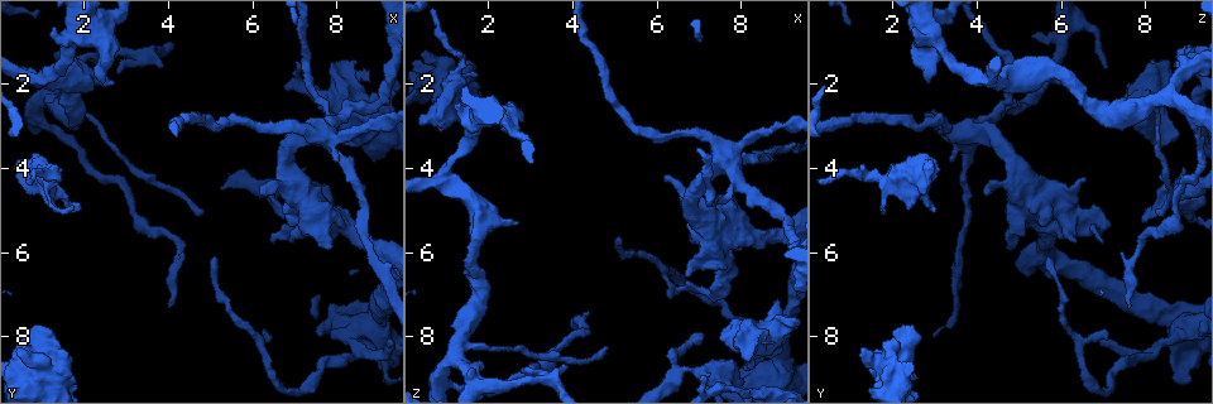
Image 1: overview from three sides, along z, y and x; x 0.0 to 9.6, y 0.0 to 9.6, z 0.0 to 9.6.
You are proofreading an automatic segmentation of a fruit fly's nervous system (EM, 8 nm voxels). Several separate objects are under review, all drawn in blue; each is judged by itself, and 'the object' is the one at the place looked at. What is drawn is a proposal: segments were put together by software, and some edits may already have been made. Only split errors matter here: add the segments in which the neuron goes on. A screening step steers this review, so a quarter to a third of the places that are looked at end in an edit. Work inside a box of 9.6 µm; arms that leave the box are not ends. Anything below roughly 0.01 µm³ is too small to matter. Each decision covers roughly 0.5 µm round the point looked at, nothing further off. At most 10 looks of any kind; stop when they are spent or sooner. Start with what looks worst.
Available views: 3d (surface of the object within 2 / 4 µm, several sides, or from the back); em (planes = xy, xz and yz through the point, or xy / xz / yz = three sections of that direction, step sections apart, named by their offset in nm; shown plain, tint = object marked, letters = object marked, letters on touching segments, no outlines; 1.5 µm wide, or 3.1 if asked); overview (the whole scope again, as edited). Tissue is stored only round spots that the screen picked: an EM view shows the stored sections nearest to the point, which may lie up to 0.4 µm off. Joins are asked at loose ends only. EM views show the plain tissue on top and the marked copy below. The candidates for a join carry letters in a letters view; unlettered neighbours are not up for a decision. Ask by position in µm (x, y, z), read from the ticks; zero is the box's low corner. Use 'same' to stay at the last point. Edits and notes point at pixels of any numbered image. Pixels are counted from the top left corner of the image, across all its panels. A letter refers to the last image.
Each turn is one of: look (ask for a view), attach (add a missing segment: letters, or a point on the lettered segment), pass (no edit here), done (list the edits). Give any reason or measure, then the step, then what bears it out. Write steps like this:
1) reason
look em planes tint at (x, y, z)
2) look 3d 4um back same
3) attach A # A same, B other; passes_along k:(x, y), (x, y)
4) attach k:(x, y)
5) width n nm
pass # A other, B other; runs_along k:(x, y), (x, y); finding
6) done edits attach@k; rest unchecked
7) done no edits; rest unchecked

end of a long branch
look 3d 2um at (7.15, 1.60, 8.95)

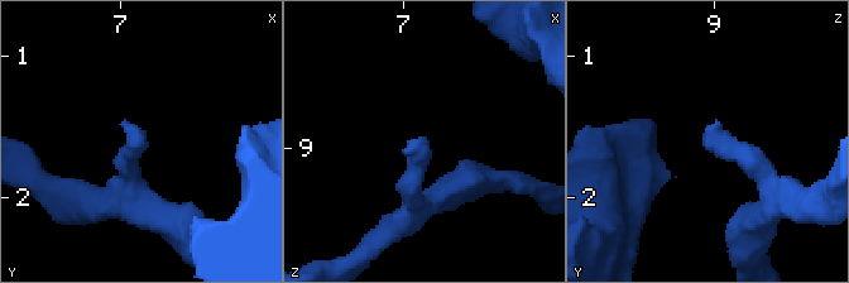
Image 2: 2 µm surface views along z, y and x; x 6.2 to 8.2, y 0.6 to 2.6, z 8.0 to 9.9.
look em xz step 8 tint at (7.14, 1.62, 8.92)

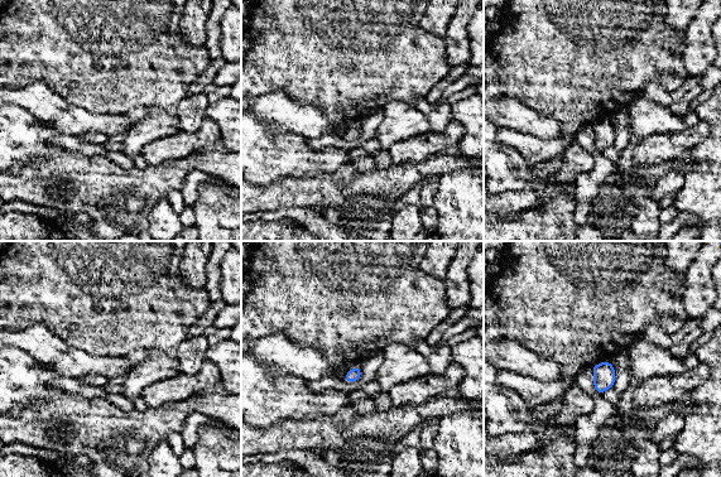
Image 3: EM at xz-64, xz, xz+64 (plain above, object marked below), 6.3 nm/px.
look em planes letters same

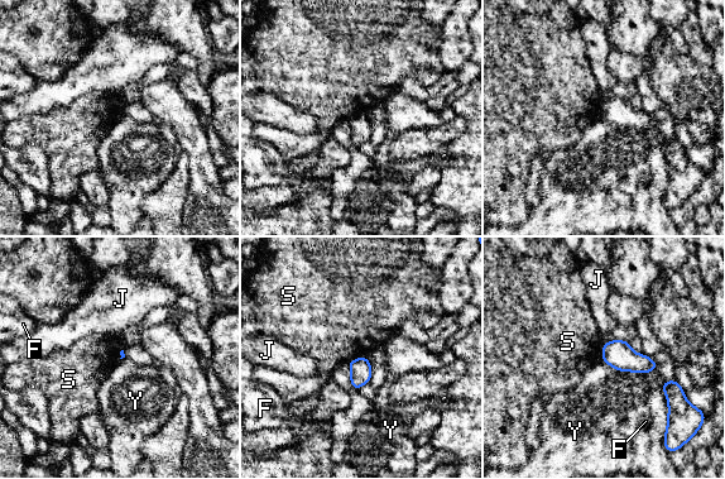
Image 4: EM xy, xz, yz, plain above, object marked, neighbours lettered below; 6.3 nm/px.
longest_contact Y 380 nm
pass # F other, J other, S other, Y other; no lettered segment goes on from it

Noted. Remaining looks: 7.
tapers out
look 3d 2um at (7.05, 5.15, 7.90)

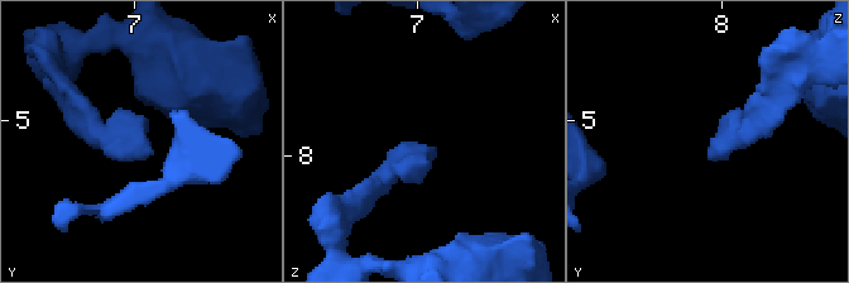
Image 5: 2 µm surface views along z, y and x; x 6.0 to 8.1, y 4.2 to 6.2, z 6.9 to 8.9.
shape alone is not enough
look em xz step 4 tint at (7.12, 5.20, 7.94)

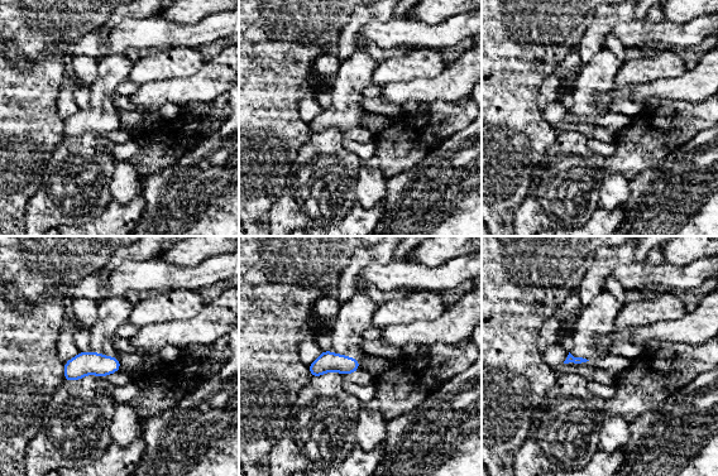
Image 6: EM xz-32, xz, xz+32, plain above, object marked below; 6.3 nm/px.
look em planes letters same

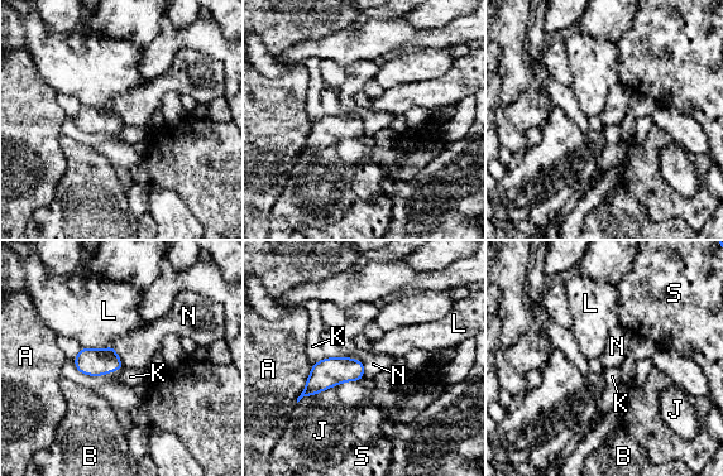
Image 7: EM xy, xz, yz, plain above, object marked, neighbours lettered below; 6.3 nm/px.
pass # A other, B other, J other, K other, L other, N other, S other; border 7:(111, 346), (124, 366); none of them fits

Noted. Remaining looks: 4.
look em xy step 4 letters at (0.85, 7.80, 2.45)

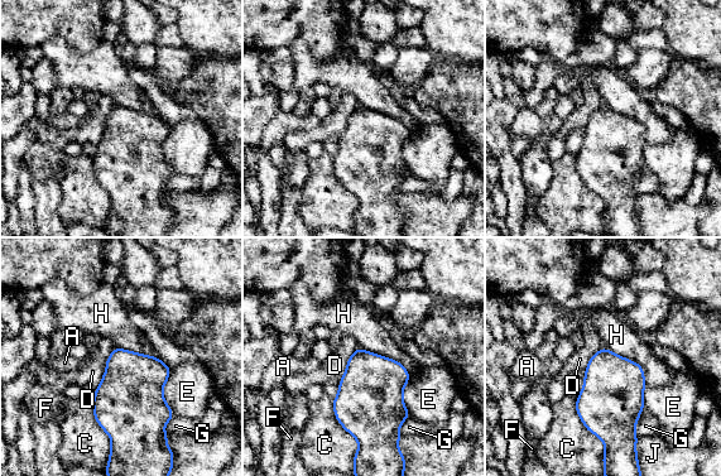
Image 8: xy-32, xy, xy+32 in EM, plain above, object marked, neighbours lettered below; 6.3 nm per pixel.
look em planes letters same

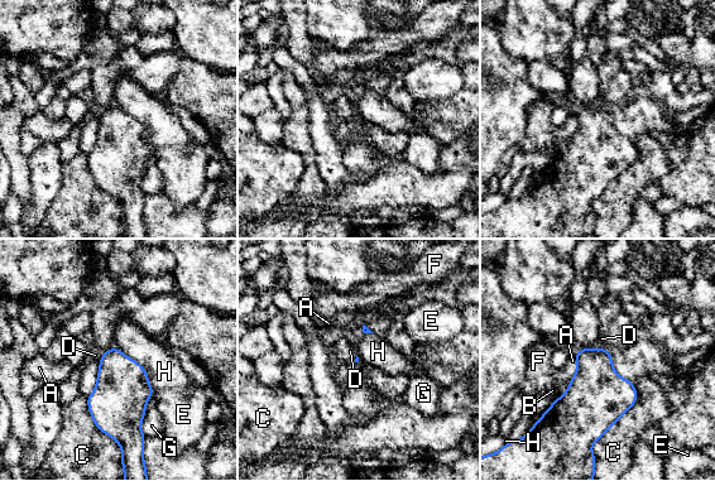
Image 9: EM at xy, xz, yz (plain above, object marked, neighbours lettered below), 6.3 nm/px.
pass # A other, B other, C other, D other, E other, F other, G other, H other; no lettered segment goes on from it

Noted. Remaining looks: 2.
an open end
look em planes letters at (2.70, 1.95, 5.35)

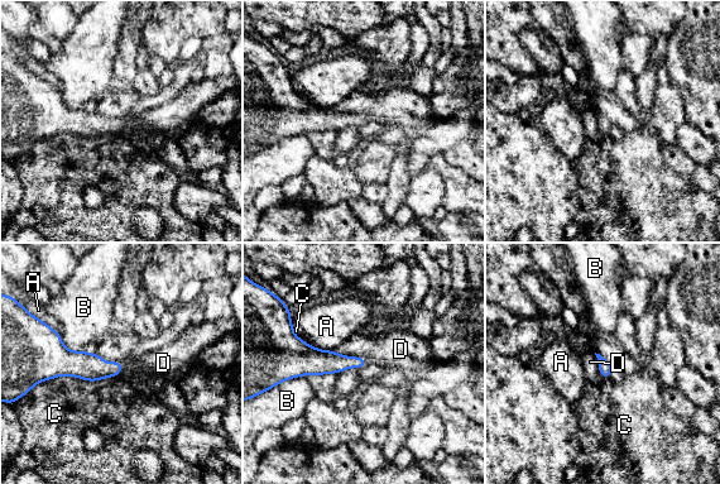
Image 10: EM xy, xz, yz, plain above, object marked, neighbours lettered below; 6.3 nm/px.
attach D # A other, B other, C other, D same; passes_along 10:(311, 360), (350, 358), (388, 350); it goes on there

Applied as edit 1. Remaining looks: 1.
done edits attach@10; rest unchecked

